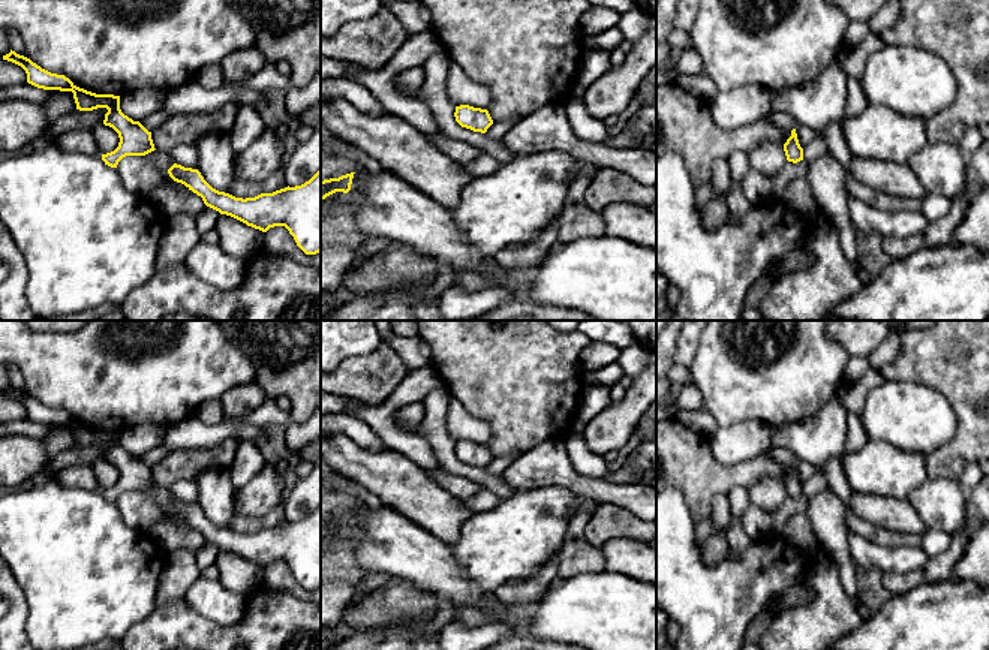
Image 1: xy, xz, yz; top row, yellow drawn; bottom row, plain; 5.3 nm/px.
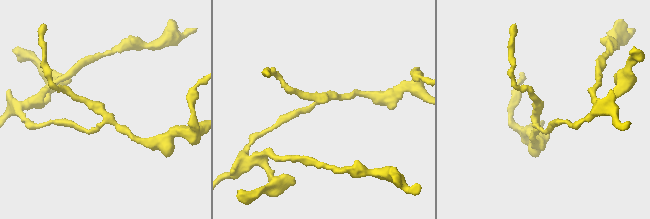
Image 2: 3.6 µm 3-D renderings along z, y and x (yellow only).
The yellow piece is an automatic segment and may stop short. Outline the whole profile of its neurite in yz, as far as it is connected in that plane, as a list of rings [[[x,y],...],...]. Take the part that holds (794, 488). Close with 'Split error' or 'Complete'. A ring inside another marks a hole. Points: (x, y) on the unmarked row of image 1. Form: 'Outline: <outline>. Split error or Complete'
Outline: [[[796,464],[791,466],[791,472],[784,479],[784,487],[788,497],[797,499],[803,496],[803,484],[799,479]]]. Complete

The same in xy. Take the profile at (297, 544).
Outline: [[[174,499],[168,509],[220,550],[262,568],[285,562],[306,590],[321,587],[321,505],[301,521],[288,521],[246,535],[213,524],[198,505]]]. Complete

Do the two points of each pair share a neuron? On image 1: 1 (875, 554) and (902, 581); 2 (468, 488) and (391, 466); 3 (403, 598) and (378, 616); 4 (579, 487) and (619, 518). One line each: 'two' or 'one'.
1: two
2: two
3: one
4: two

